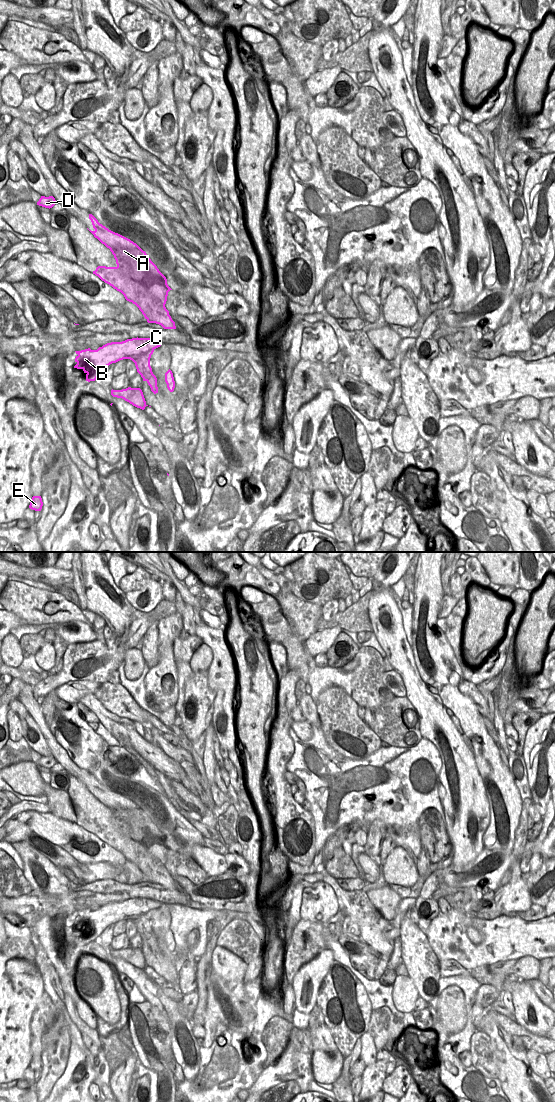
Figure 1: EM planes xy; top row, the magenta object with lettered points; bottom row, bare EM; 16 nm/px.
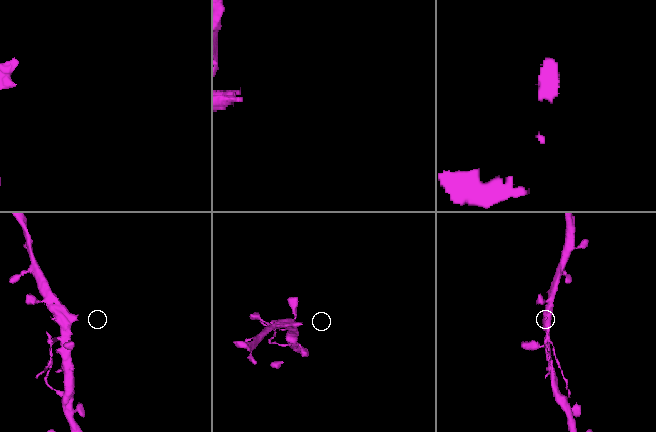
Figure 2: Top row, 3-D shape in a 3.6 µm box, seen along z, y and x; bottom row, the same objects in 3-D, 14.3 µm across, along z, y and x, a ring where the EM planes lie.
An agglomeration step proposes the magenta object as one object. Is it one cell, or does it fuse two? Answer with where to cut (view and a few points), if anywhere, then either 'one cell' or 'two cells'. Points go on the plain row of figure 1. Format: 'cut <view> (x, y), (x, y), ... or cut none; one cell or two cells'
cut xy (145, 898), (149, 910), (144, 916), (149, 921); two cells

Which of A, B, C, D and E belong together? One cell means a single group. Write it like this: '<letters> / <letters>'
A D / B C E

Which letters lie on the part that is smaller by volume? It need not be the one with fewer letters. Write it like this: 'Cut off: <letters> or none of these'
Cut off: B, C, E

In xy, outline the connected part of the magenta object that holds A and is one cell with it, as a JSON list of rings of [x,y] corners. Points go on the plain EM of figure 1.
[[[89,774],[94,791],[89,790],[95,798],[110,809],[116,820],[116,827],[98,826],[93,834],[98,836],[102,841],[121,852],[125,859],[135,864],[144,875],[148,883],[156,883],[164,889],[176,889],[175,882],[169,875],[165,864],[168,852],[172,850],[166,837],[159,831],[157,826],[151,821],[149,816],[136,803],[130,799],[115,793],[102,784],[92,775]]]

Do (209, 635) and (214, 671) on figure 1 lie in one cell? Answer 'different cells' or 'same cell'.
same cell

